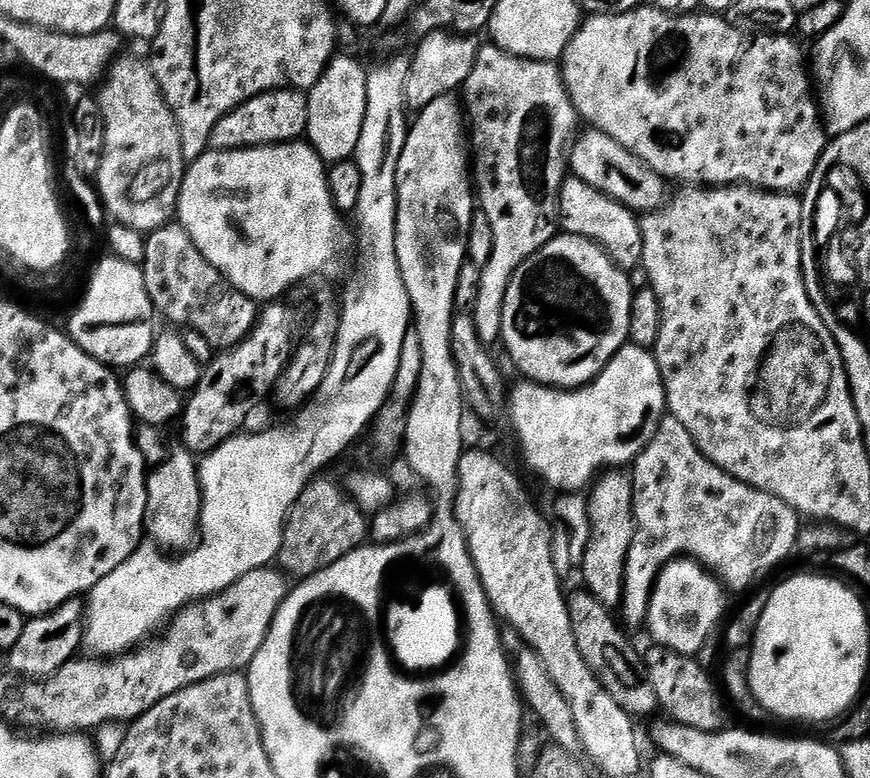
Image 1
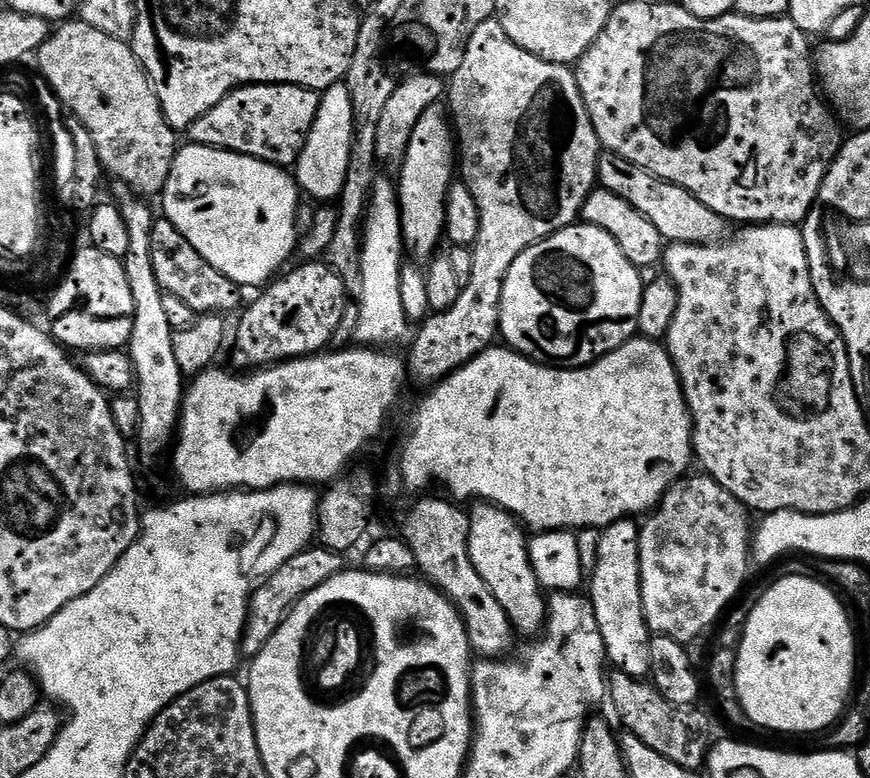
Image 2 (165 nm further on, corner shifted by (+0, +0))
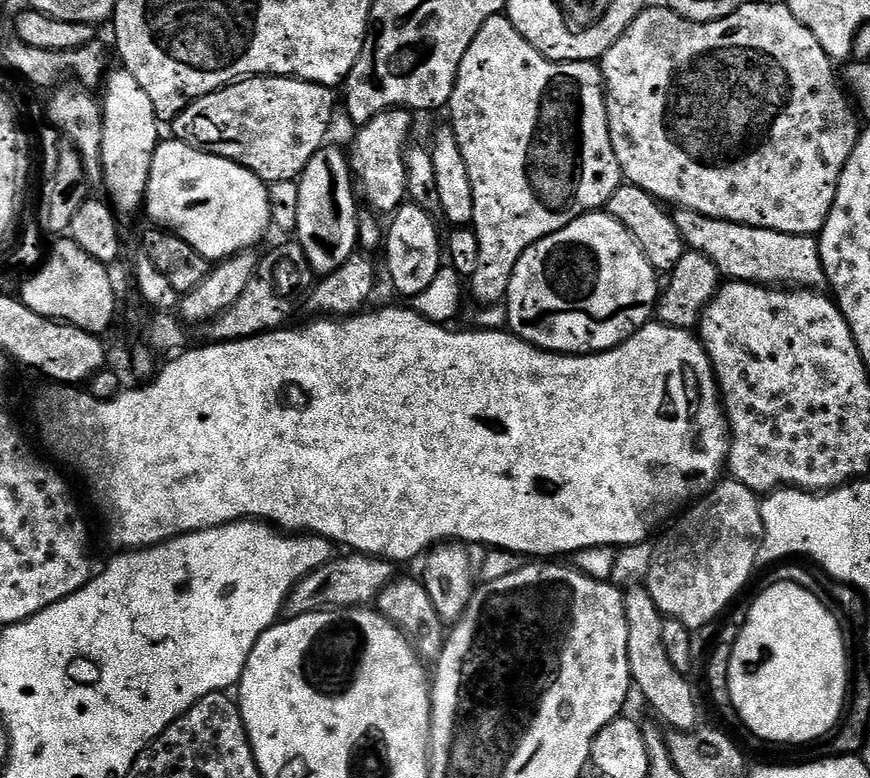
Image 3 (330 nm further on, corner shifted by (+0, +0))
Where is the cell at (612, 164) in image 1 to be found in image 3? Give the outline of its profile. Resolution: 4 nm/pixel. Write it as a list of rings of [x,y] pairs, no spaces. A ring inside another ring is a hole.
[[[685,208],[679,209],[675,218],[685,245],[693,252],[706,254],[706,258],[714,261],[716,269],[728,280],[745,280],[747,284],[765,286],[795,286],[800,290],[825,287],[820,242],[816,236],[795,236],[778,230],[735,224]]]

